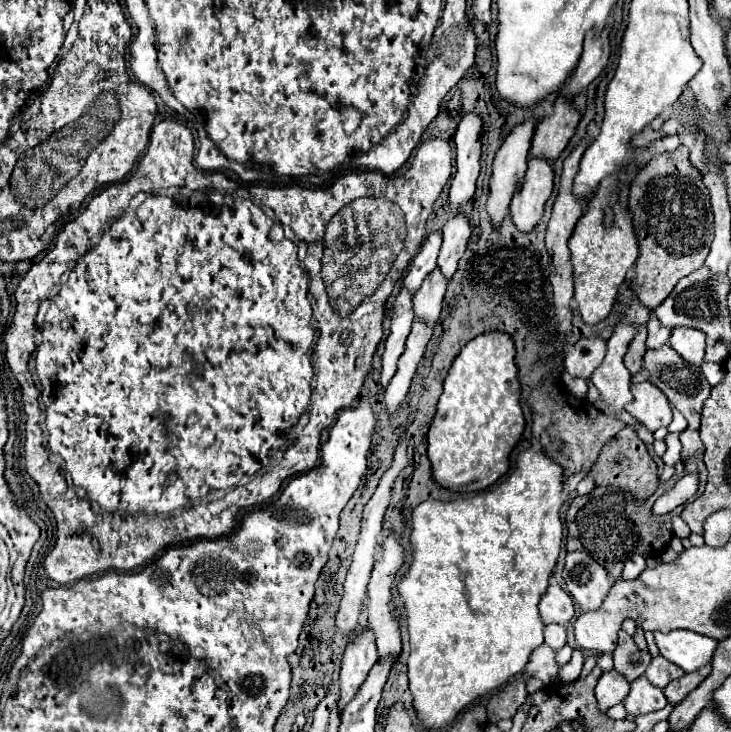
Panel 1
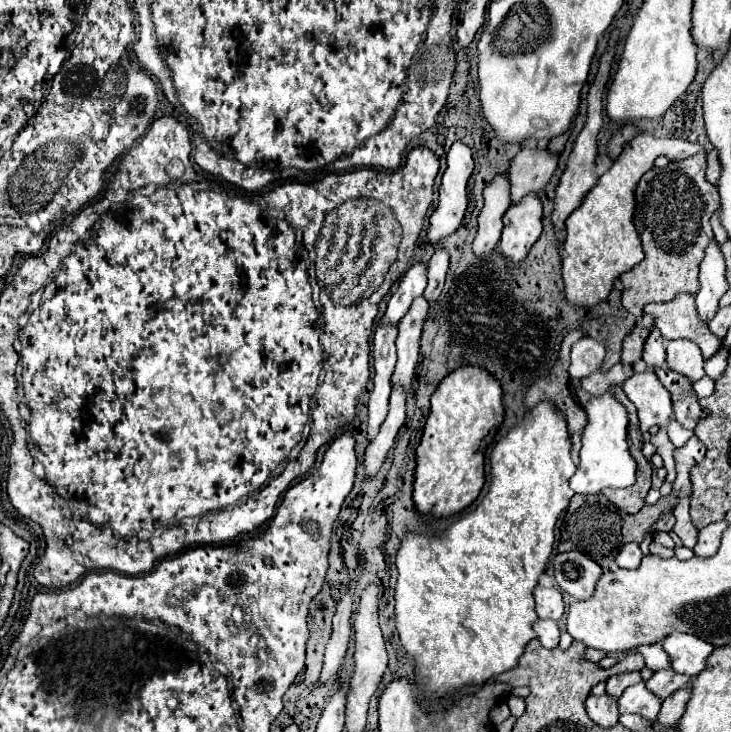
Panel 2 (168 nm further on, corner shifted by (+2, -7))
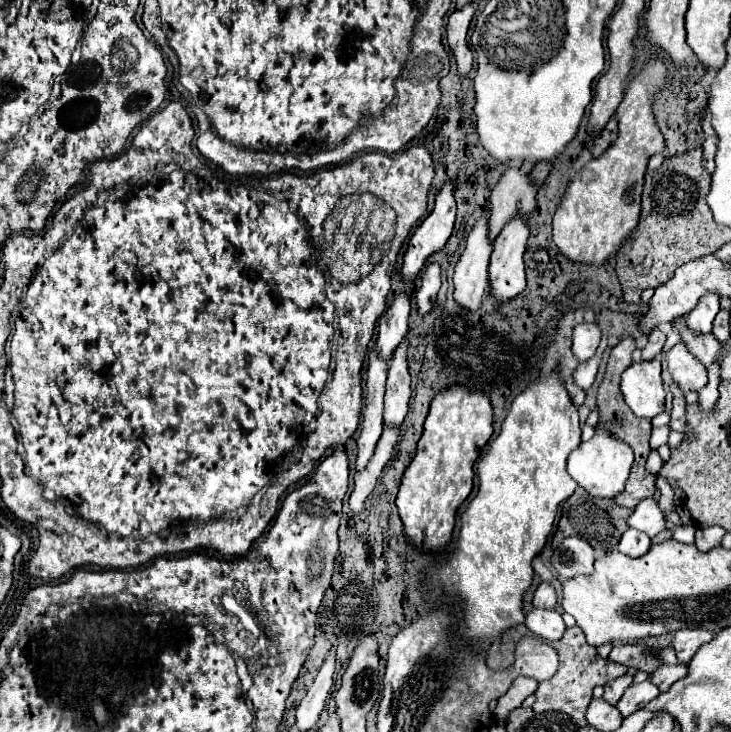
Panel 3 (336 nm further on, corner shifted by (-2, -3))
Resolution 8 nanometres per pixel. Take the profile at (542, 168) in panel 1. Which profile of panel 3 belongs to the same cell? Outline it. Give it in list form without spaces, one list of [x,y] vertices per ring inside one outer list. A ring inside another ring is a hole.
[[[530,218],[510,220],[494,240],[490,258],[490,290],[498,300],[510,300],[526,288],[524,252],[530,238]]]

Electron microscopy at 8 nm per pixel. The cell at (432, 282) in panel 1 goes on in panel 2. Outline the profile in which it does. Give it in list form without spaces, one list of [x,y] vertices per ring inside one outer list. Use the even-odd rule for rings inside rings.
[[[420,296],[412,302],[410,312],[398,324],[398,336],[396,336],[398,362],[390,382],[392,382],[392,388],[402,386],[406,394],[410,392],[410,380],[414,378],[414,372],[416,372],[422,324],[426,314],[428,314],[428,302],[424,296]]]

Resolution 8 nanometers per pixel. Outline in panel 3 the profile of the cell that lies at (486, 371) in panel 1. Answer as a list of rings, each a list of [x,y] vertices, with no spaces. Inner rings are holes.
[[[454,384],[432,400],[416,456],[402,476],[396,498],[404,532],[416,548],[438,550],[450,542],[456,512],[472,492],[474,462],[494,432],[492,424],[492,402],[484,392],[470,392],[462,384]]]

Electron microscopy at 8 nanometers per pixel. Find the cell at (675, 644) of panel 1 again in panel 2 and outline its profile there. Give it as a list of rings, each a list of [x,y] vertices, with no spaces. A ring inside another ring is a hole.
[[[674,632],[672,636],[668,636],[662,642],[662,646],[670,656],[672,668],[690,678],[698,676],[698,672],[706,668],[706,658],[714,650],[710,642],[700,640],[698,636],[692,636],[692,634],[682,634],[682,632]]]

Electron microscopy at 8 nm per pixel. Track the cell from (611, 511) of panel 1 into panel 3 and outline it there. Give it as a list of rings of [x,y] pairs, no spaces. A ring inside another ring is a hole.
[[[576,488],[576,492],[562,506],[562,518],[558,522],[558,530],[554,534],[552,544],[558,546],[562,542],[562,538],[566,538],[566,536],[582,536],[584,540],[588,540],[598,550],[608,552],[618,544],[622,532],[626,532],[626,528],[628,528],[626,520],[632,512],[634,512],[634,508],[622,508],[614,500],[592,498],[592,496],[588,496],[586,490]]]

